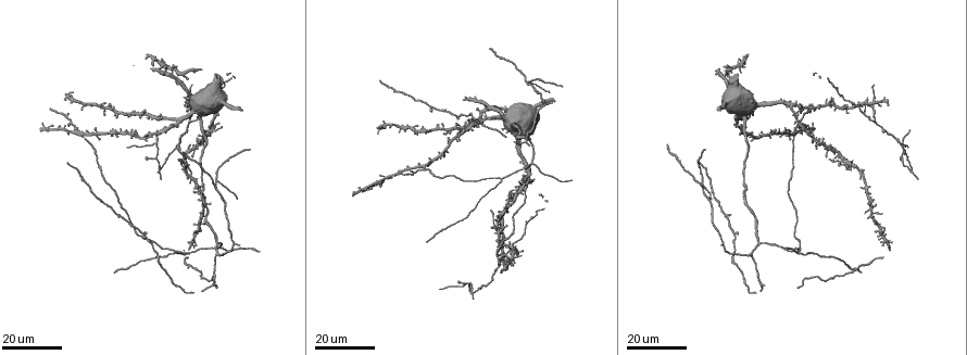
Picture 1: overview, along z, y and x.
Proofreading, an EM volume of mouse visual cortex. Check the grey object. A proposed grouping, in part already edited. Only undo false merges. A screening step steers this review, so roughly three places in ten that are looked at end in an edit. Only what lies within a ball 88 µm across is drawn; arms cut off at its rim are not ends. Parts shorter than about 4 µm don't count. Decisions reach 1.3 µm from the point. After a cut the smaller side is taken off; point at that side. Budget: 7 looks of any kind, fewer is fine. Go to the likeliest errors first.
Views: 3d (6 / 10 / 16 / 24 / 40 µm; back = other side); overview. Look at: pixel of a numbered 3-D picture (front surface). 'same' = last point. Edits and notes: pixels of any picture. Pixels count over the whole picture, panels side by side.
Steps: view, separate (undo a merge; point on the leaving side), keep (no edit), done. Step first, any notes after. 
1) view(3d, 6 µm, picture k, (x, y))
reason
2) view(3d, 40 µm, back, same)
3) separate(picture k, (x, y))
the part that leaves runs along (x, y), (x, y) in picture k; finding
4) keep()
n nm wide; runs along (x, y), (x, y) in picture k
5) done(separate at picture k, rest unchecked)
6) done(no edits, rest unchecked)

view(3d, 24 µm, picture 1, (217, 181))
branch point

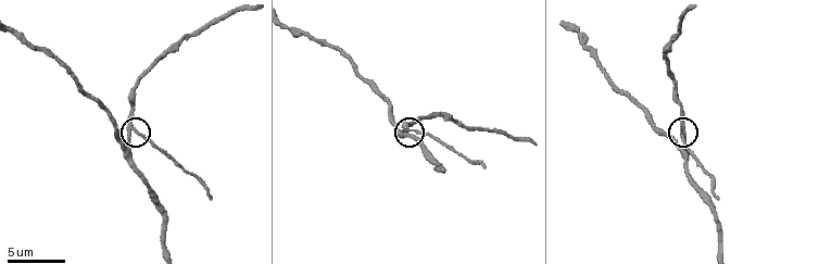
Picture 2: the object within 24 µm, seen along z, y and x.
view(3d, 6 µm, picture 2, (680, 131))

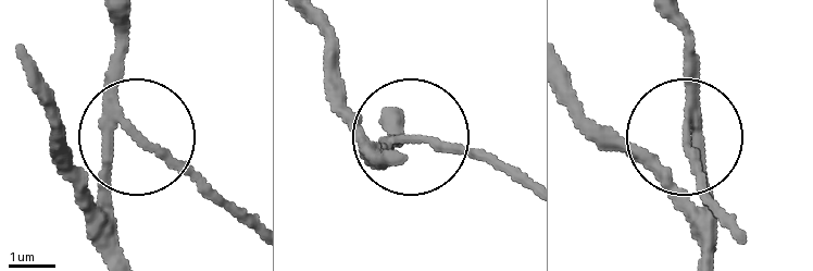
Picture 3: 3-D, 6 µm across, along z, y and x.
separate(picture 3, (169, 168))
the part that leaves runs along (128, 123), (253, 217) in picture 3; a second neuron is stuck on

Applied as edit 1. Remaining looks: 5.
view(3d, 16 µm, picture 1, (498, 230))
looks like a crossing

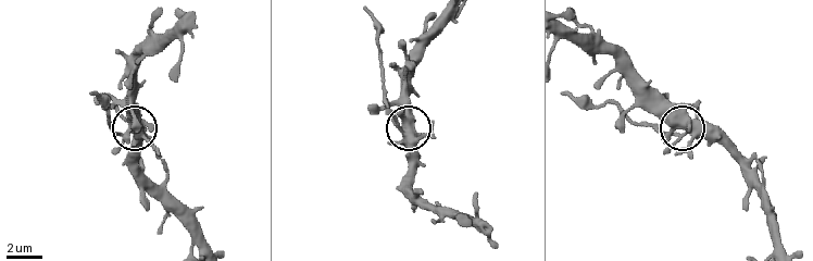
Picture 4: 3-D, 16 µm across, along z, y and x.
view(3d, 10 µm, picture 4, (407, 138))
closer look

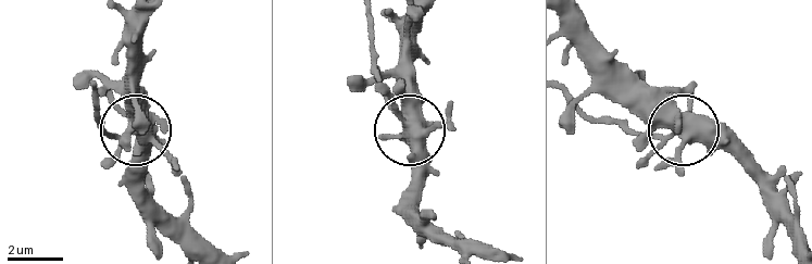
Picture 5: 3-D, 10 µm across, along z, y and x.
view(3d, 6 µm, picture 5, (408, 125))
zoom in

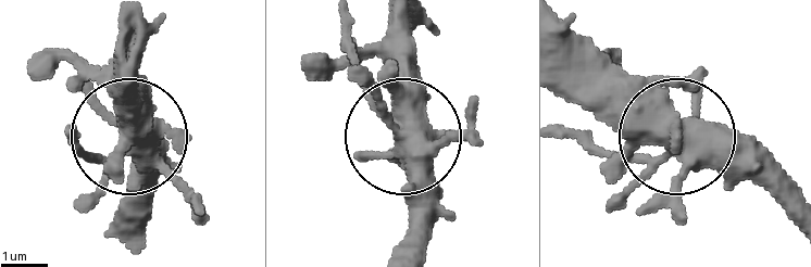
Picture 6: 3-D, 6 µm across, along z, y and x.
separate(picture 6, (74, 154))
4 arms; the part that leaves runs along (383, 101), (339, 24) in picture 6; a second neuron is stuck on

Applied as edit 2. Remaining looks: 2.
view(3d, 24 µm, picture 1, (212, 129))
four or more arms meet

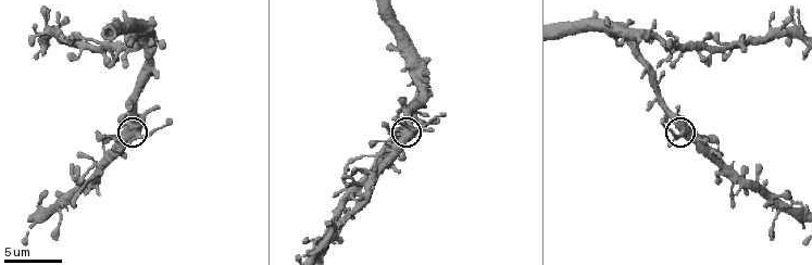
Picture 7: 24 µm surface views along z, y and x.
view(3d, 10 µm, picture 7, (408, 135))
zoom in

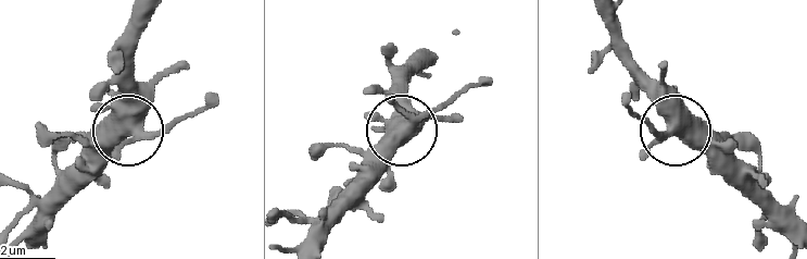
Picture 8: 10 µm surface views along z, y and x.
keep()
runs along (597, 14), (675, 134), (638, 120) in picture 8; one neuron here

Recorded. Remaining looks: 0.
done(separate at picture 3, separate at picture 6, rest unchecked)

